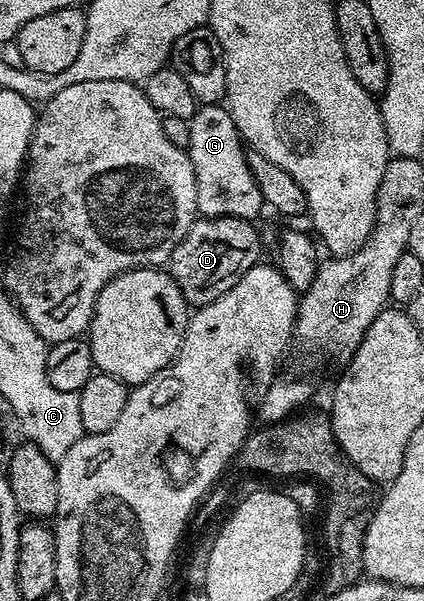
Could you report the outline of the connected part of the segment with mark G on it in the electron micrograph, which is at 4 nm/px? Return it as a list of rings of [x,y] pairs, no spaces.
[[[221,104],[198,105],[195,116],[189,119],[191,140],[187,151],[197,185],[197,208],[206,218],[248,218],[256,219],[256,214],[263,210],[259,184],[255,184],[255,176],[251,174],[247,147],[241,141],[241,134],[237,131],[235,120],[228,109]]]

